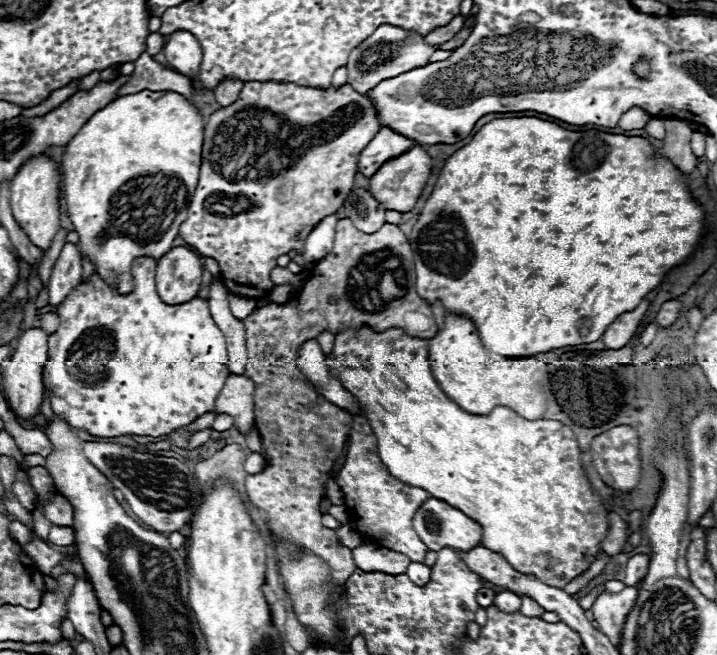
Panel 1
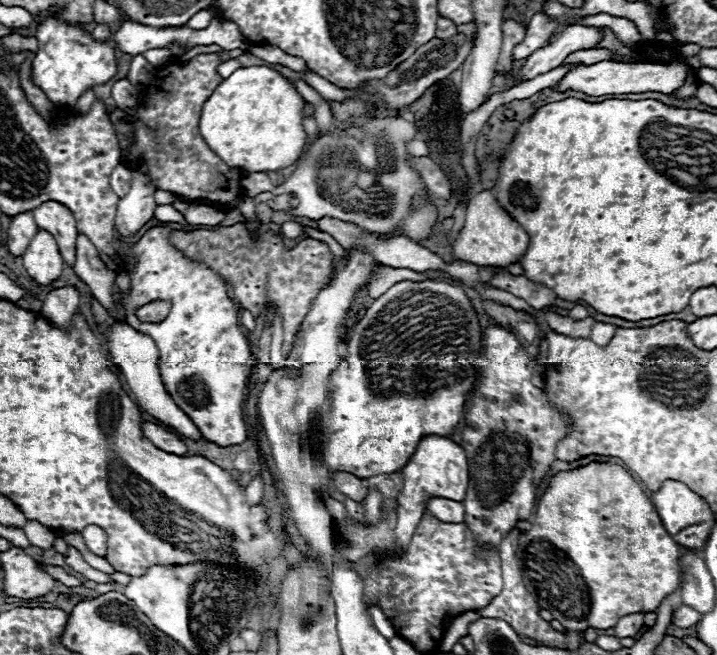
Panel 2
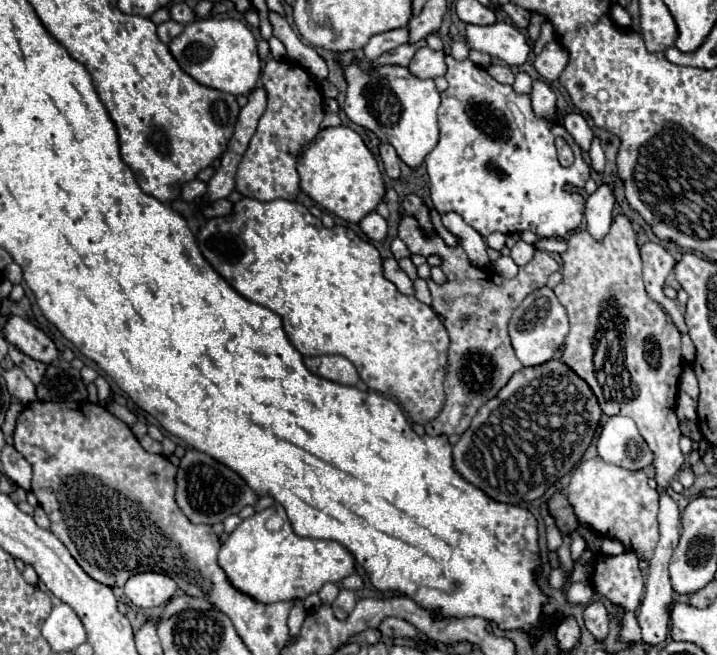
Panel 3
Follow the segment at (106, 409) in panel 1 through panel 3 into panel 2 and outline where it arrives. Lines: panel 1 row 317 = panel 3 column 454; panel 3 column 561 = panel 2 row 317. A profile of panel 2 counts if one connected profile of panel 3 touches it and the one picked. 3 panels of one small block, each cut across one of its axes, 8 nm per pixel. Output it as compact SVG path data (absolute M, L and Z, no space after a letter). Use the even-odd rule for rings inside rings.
M150 228L132 248L136 264L128 270L130 292L122 294L120 306L126 322L154 338L158 346L160 374L166 392L192 418L200 434L218 446L240 444L248 438L242 414L244 388L252 370L250 342L242 332L238 310L228 296L226 282L206 264L192 262L170 244L172 228ZM170 300L170 314L162 322L140 322L132 316L136 306Z

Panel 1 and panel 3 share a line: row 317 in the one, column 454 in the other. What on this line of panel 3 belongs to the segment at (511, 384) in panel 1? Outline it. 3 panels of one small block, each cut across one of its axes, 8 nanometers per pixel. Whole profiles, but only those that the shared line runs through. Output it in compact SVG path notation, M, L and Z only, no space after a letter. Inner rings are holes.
M548 360L544 366L522 368L510 378L504 390L496 394L496 398L488 400L476 412L470 428L452 448L454 466L470 484L474 484L498 502L532 502L580 462L582 454L596 434L600 416L602 410L596 402L596 396L582 378L578 378L576 374L572 374L572 370L568 370L568 366L564 366L564 362Z

